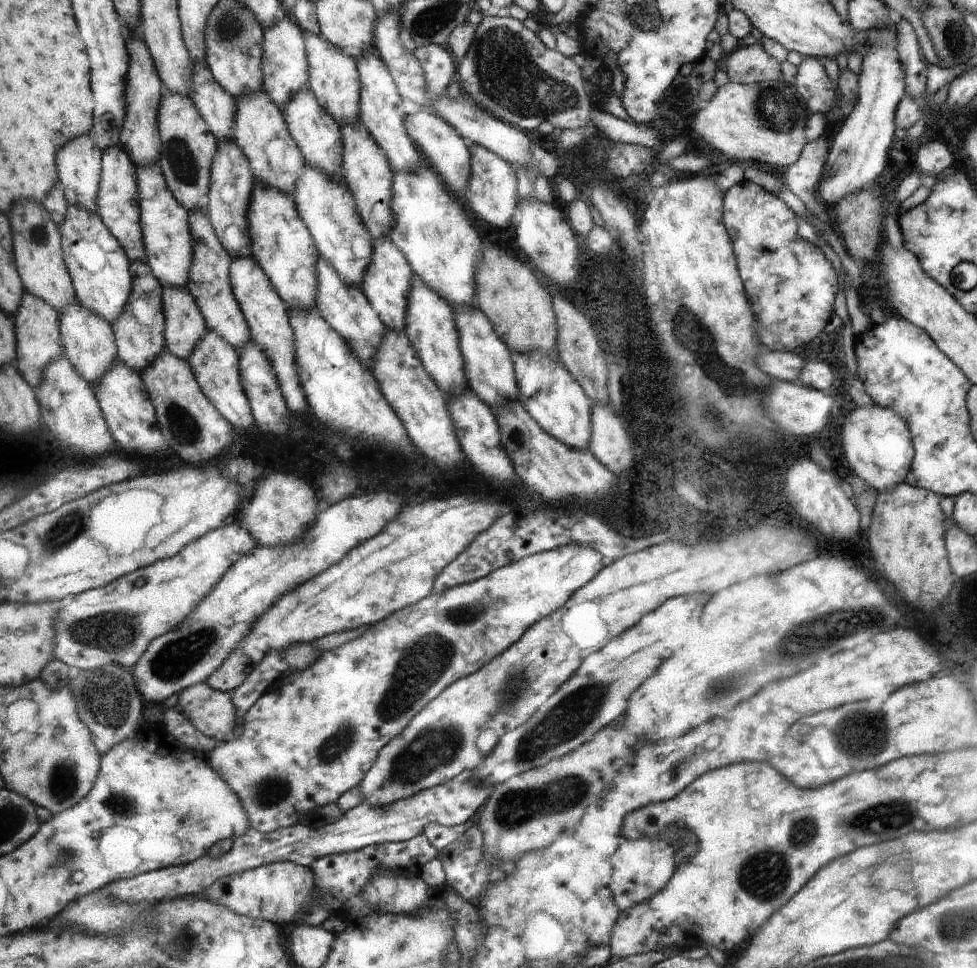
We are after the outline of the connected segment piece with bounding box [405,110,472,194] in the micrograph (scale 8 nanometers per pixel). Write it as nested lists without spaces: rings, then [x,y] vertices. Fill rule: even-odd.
[[[426,110],[406,115],[405,125],[409,137],[414,139],[418,148],[422,150],[428,164],[434,166],[451,189],[462,194],[469,186],[469,176],[472,173],[472,154],[464,146],[461,135],[448,121],[436,114],[430,114]]]

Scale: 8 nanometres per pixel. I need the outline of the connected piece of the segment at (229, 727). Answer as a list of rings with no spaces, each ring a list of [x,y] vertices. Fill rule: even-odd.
[[[208,682],[200,683],[183,691],[178,704],[204,735],[222,743],[236,738],[241,723],[237,722],[232,693],[219,691]]]

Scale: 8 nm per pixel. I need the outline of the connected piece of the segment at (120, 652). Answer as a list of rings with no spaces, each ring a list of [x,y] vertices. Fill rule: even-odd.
[[[234,517],[222,528],[191,542],[177,557],[158,561],[131,575],[126,575],[122,580],[111,582],[108,586],[89,590],[88,593],[82,593],[62,602],[61,617],[57,622],[56,658],[82,671],[112,664],[134,670],[141,662],[141,658],[149,652],[150,645],[157,638],[180,628],[189,616],[196,612],[205,598],[208,598],[209,594],[221,584],[226,573],[236,567],[236,562],[256,547],[258,542],[254,534],[244,526],[240,517]]]

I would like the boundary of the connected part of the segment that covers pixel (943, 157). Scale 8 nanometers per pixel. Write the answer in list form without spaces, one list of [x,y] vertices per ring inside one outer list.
[[[943,140],[924,141],[916,152],[915,165],[920,172],[941,177],[945,168],[952,166],[954,158]]]

